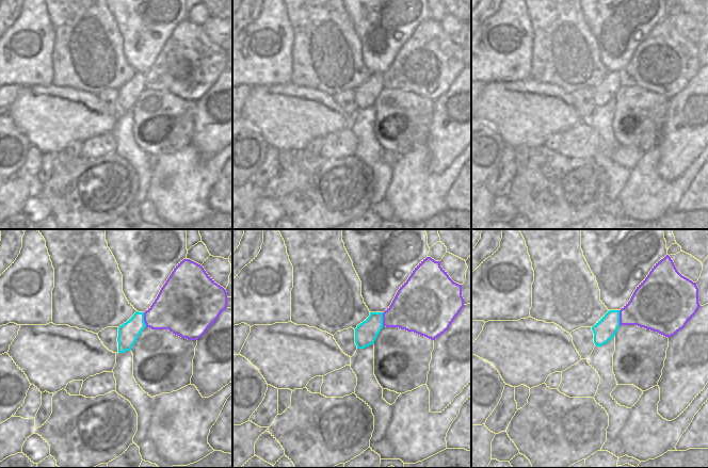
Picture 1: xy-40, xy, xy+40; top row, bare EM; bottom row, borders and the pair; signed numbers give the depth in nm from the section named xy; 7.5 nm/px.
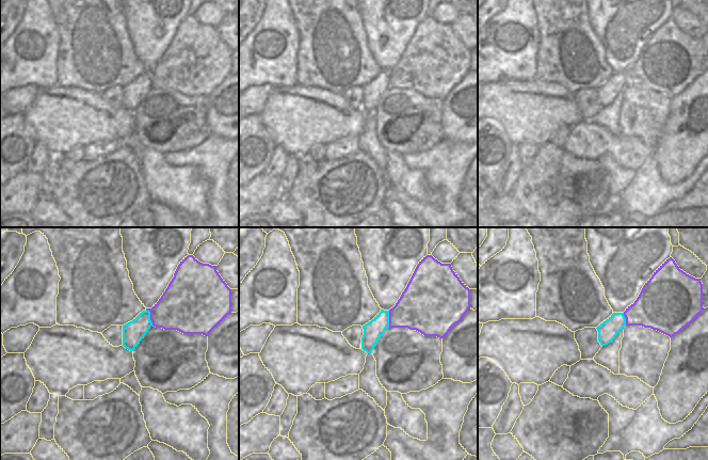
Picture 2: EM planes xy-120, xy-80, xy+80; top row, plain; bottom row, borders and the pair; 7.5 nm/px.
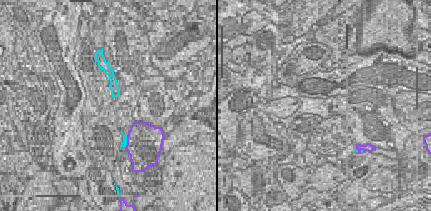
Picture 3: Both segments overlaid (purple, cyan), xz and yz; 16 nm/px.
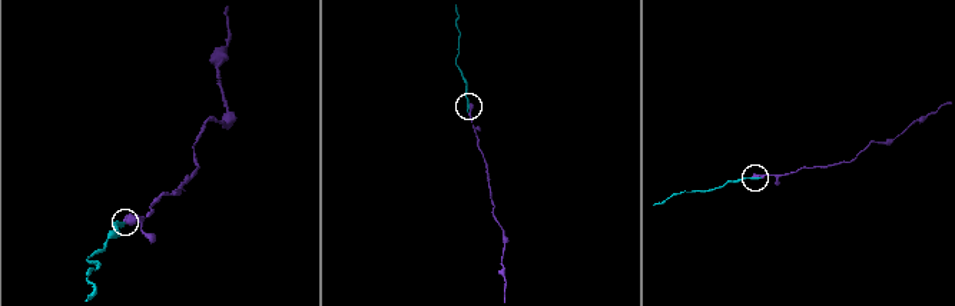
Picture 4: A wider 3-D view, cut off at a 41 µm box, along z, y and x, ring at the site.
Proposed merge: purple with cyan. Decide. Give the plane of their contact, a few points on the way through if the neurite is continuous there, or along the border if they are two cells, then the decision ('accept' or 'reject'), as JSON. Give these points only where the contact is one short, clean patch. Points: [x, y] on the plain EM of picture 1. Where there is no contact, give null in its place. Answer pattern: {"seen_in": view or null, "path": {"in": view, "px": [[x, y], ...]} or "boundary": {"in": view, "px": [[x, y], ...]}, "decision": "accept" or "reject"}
{"seen_in": "xy-40", "decision": "accept"}

